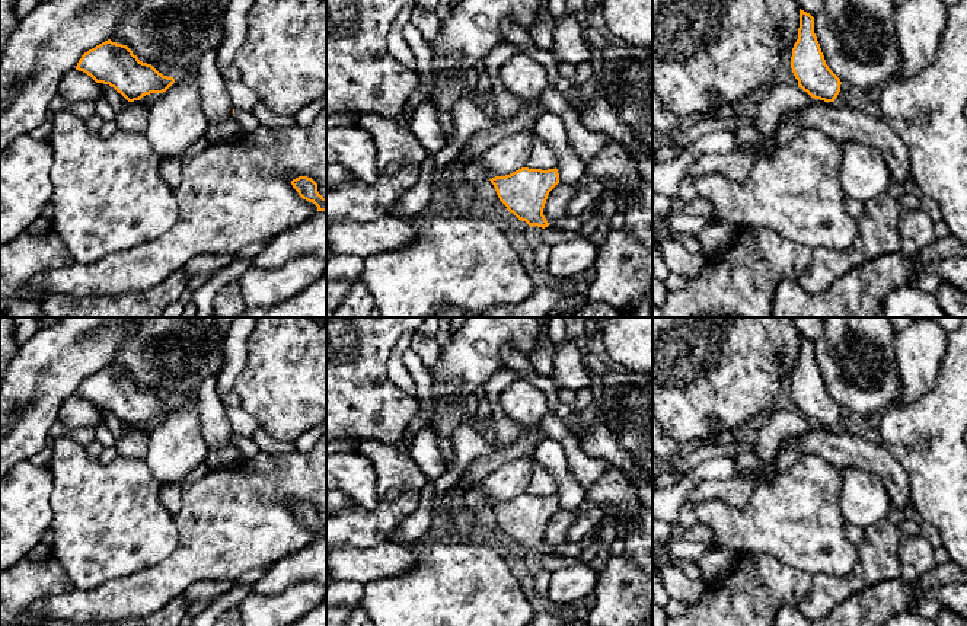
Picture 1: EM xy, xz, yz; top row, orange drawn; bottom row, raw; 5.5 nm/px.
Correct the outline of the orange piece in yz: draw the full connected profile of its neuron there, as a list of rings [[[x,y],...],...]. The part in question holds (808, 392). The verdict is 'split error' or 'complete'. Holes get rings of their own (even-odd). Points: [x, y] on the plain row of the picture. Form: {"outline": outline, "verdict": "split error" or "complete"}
{"outline": [[[801,335],[798,365],[792,374],[791,395],[798,406],[798,413],[811,424],[834,428],[842,408],[826,390],[814,360],[814,344]]], "verdict": "complete"}

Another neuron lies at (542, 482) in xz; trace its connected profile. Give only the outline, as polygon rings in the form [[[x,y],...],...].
[[[533,459],[533,478],[527,486],[529,495],[555,495],[558,492],[558,485],[553,479],[553,476],[543,467],[540,466],[534,459]]]

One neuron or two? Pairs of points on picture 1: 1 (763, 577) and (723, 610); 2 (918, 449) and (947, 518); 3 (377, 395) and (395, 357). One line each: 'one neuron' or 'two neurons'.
1: one neuron
2: one neuron
3: two neurons

